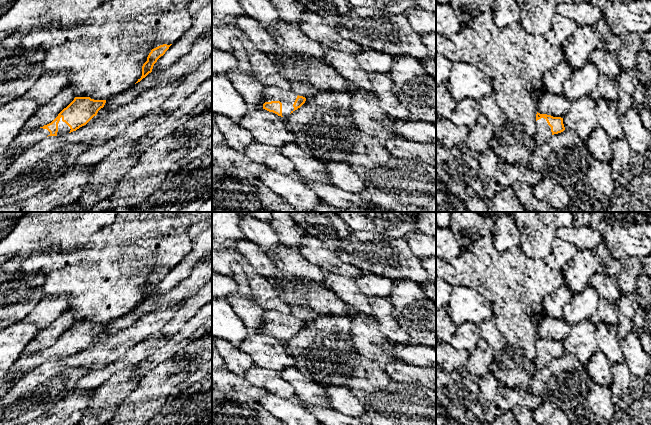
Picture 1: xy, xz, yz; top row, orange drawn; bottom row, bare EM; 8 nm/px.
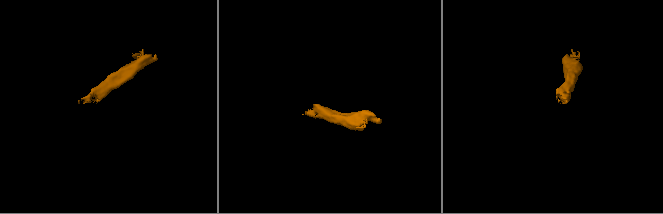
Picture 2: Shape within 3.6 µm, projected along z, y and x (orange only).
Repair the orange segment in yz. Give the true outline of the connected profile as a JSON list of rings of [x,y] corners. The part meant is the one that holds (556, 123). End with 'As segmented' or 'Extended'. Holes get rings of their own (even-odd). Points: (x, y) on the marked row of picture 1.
[[[536,114],[537,130],[533,136],[537,146],[547,141],[551,135],[561,133],[565,130],[563,118],[553,117],[547,114]]]. Extended

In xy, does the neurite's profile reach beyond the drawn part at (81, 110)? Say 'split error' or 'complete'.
split error

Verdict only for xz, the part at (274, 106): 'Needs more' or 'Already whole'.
Needs more

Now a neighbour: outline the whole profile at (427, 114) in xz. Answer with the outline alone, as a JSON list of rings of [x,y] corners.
[[[405,91],[400,101],[411,111],[413,118],[436,124],[436,108],[427,103],[434,96],[436,95],[425,96],[422,91]]]

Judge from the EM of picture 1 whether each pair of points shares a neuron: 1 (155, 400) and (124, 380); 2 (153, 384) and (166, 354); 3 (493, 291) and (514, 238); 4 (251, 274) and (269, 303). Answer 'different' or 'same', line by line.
1: different
2: different
3: different
4: same

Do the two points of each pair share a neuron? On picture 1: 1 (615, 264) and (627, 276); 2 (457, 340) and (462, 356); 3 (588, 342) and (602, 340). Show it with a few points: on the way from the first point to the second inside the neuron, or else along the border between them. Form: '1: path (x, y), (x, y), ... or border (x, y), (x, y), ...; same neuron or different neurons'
1: border (623, 261), (622, 268), (617, 277); different neurons
2: border (449, 342), (454, 347), (465, 349), (469, 352); different neurons
3: border (595, 326), (595, 343), (597, 348); different neurons

